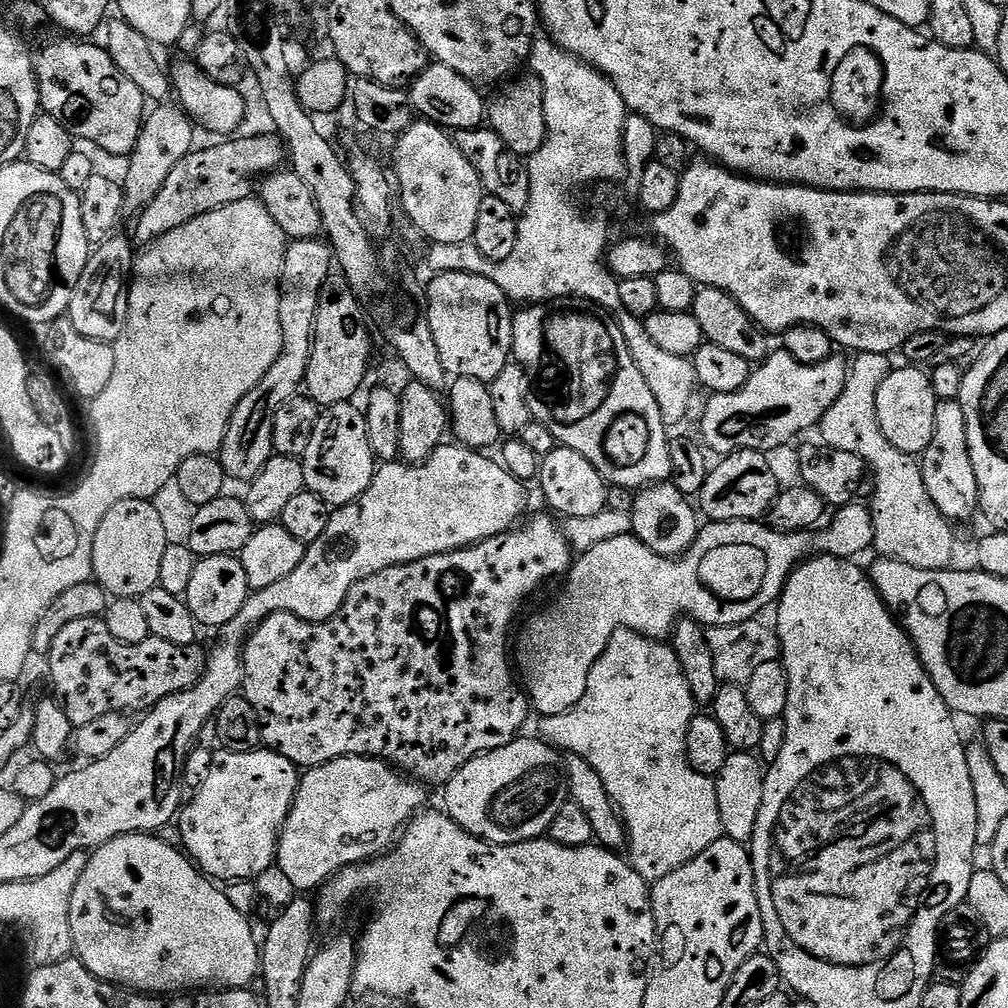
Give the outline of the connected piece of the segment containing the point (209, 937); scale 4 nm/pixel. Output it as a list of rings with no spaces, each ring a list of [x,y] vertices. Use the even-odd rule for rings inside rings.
[[[133,834],[131,836],[119,836],[110,842],[106,842],[100,848],[95,849],[89,855],[86,862],[86,870],[82,870],[82,878],[78,878],[78,886],[74,886],[74,894],[70,898],[70,934],[72,935],[72,947],[75,955],[84,963],[91,972],[110,975],[111,983],[125,989],[135,990],[141,994],[172,994],[177,990],[192,990],[197,986],[215,986],[220,990],[233,988],[247,989],[252,979],[257,979],[260,970],[260,949],[258,936],[252,933],[249,917],[243,916],[234,906],[230,906],[230,898],[223,891],[220,892],[215,883],[205,876],[195,863],[179,847],[171,848],[161,837],[156,834]],[[172,923],[176,932],[168,932],[163,936],[156,932],[163,924]]]

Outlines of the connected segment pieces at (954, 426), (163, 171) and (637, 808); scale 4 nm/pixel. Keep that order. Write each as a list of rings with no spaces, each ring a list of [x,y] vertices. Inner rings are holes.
[[[942,400],[936,405],[934,414],[934,438],[923,452],[920,460],[926,494],[934,506],[949,522],[968,520],[977,515],[980,506],[978,478],[974,478],[974,462],[970,462],[970,450],[966,442],[966,418],[962,414],[959,400]]]
[[[162,102],[155,105],[155,108],[145,117],[141,124],[138,142],[128,157],[126,164],[126,176],[122,179],[124,190],[123,212],[122,216],[132,218],[139,215],[141,209],[153,200],[158,190],[162,188],[162,182],[170,176],[170,171],[174,166],[188,156],[193,151],[196,142],[194,142],[193,121],[191,121],[177,103]]]
[[[616,628],[614,634],[608,640],[606,650],[597,658],[590,670],[590,678],[586,682],[586,694],[582,694],[582,699],[570,710],[566,710],[566,714],[545,716],[539,721],[541,723],[540,732],[538,732],[539,739],[543,740],[545,744],[552,745],[553,748],[561,753],[582,758],[595,770],[598,778],[602,778],[602,786],[606,790],[606,794],[612,799],[612,804],[616,811],[620,813],[620,819],[624,821],[626,859],[633,870],[643,880],[649,882],[666,878],[666,874],[678,870],[678,866],[698,858],[698,854],[702,854],[702,850],[706,850],[706,846],[714,846],[714,842],[722,839],[724,827],[722,826],[722,814],[718,814],[716,781],[713,777],[699,772],[688,761],[688,731],[692,725],[692,720],[697,714],[698,703],[691,696],[690,688],[686,682],[686,675],[683,674],[682,668],[679,666],[679,660],[673,648],[667,643],[651,640],[650,637],[638,634],[629,628]]]

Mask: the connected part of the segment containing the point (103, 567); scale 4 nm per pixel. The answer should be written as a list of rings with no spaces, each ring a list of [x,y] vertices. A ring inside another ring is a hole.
[[[120,500],[100,520],[90,549],[90,572],[109,597],[135,600],[159,585],[158,565],[169,542],[152,500]]]

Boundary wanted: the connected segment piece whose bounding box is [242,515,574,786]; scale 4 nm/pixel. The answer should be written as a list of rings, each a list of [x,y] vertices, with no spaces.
[[[551,515],[548,516],[536,516],[533,520],[525,519],[511,532],[483,540],[471,548],[455,548],[453,552],[434,554],[418,562],[387,568],[370,578],[362,578],[362,582],[358,582],[352,587],[350,594],[346,594],[346,602],[340,607],[338,614],[334,614],[334,618],[321,624],[311,624],[285,612],[279,612],[263,620],[248,637],[242,657],[244,665],[242,695],[250,702],[258,718],[263,747],[282,754],[282,758],[290,758],[290,762],[294,762],[300,770],[317,768],[320,764],[343,756],[375,756],[391,764],[401,773],[407,774],[413,781],[425,780],[428,784],[443,786],[459,768],[466,766],[466,762],[470,762],[481,752],[498,750],[517,739],[521,735],[520,727],[523,726],[524,719],[530,716],[530,701],[523,691],[518,690],[517,681],[514,679],[514,668],[510,663],[508,627],[511,626],[512,619],[519,614],[524,599],[534,595],[543,580],[552,580],[555,576],[563,577],[572,567],[574,559],[574,553],[568,539],[564,537],[561,525]]]

